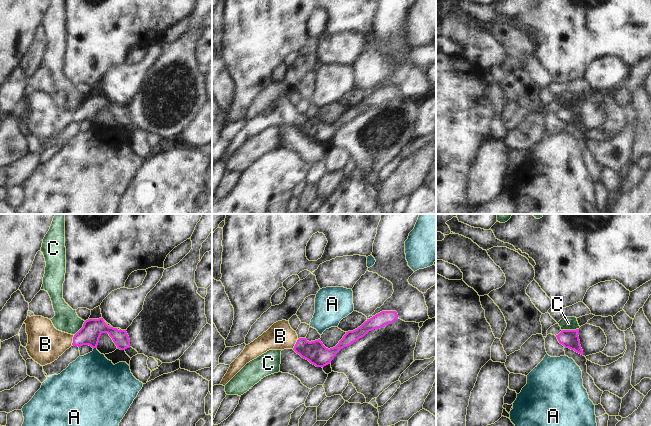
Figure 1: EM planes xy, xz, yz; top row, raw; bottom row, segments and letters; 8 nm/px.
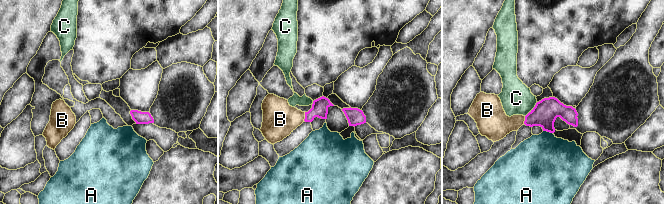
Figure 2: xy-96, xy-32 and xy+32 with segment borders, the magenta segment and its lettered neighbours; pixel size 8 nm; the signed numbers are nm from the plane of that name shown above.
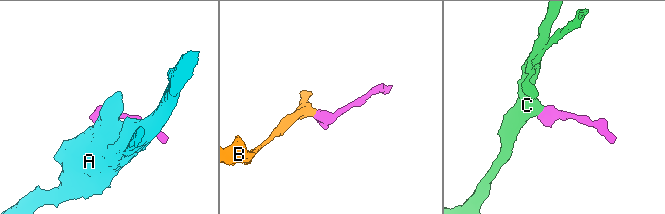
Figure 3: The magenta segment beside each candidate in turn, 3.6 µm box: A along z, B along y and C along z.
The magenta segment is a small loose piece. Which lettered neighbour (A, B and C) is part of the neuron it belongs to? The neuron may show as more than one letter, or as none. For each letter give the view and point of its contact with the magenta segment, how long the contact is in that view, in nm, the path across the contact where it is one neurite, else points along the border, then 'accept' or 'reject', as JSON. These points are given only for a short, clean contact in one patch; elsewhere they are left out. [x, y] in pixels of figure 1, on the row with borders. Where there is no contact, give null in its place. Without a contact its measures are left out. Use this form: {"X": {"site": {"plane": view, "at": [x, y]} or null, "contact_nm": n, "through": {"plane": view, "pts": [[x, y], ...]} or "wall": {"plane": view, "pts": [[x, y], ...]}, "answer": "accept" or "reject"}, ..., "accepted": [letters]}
{"A": {"site": {"plane": "xy", "at": [94, 347]}, "contact_nm": 40, "wall": {"plane": "xy", "pts": [[96, 347], [93, 349]]}, "answer": "reject"}, "B": {"site": {"plane": "xy", "at": [73, 340]}, "contact_nm": 90, "through": {"plane": "xy", "pts": [[89, 334], [73, 340], [45, 344]]}, "answer": "accept"}, "C": {"site": {"plane": "yz", "at": [570, 330]}, "contact_nm": 140, "wall": {"plane": "yz", "pts": [[578, 328], [562, 330]]}, "answer": "reject"}, "accepted": ["B"]}

